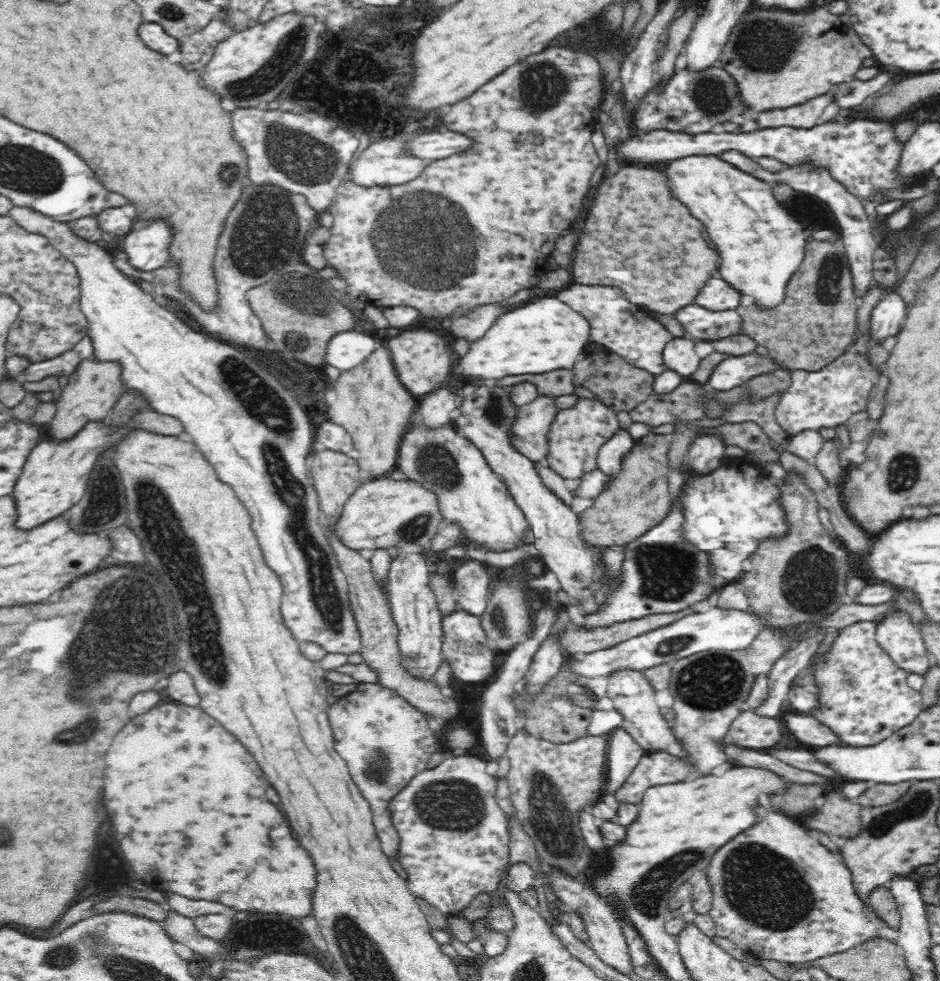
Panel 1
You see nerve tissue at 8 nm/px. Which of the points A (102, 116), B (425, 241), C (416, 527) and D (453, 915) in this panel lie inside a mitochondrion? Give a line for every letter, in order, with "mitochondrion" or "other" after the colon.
A: other
B: mitochondrion
C: mitochondrion
D: other

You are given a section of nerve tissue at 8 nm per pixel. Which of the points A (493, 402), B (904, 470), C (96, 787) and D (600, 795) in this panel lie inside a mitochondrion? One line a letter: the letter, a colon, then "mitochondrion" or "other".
A: mitochondrion
B: mitochondrion
C: other
D: other

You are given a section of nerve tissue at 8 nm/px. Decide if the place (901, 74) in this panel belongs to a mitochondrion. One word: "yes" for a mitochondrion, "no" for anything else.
no

